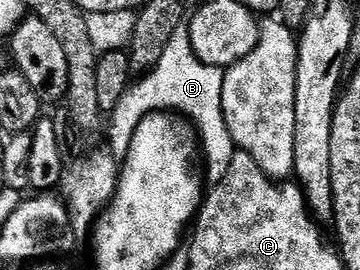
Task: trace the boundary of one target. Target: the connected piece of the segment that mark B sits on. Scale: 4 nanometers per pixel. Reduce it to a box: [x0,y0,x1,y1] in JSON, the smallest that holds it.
[107,28,236,179]

